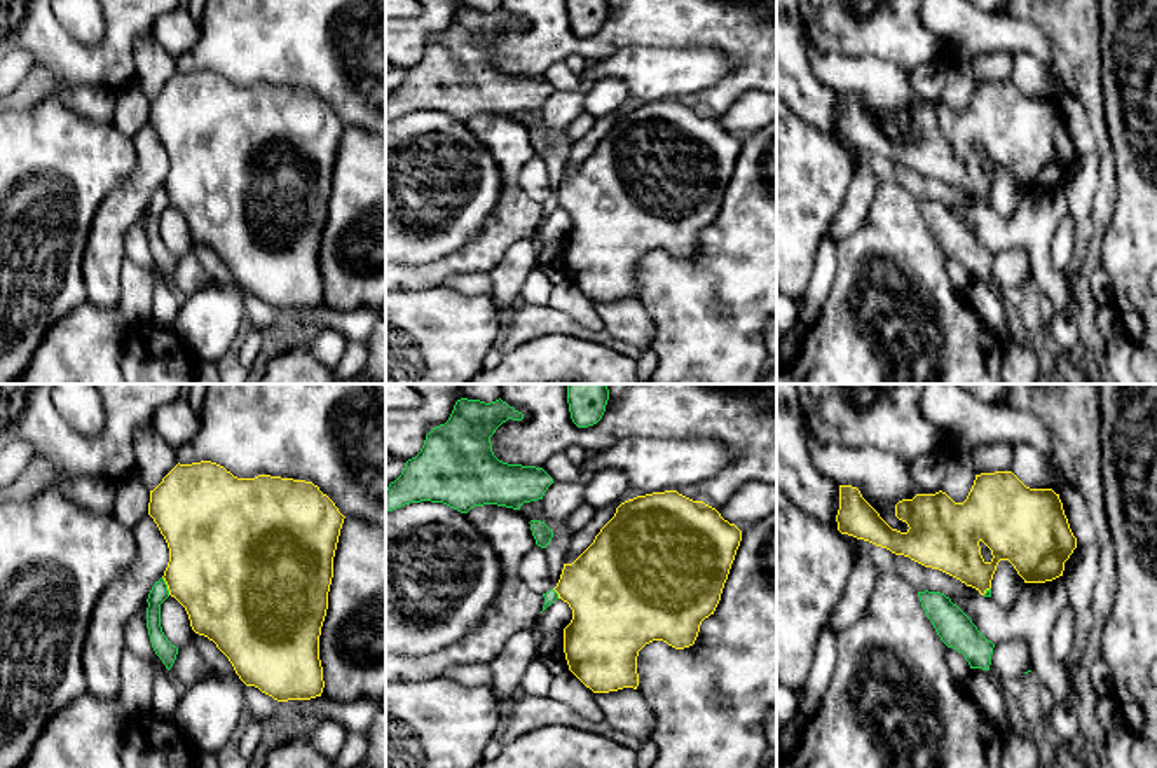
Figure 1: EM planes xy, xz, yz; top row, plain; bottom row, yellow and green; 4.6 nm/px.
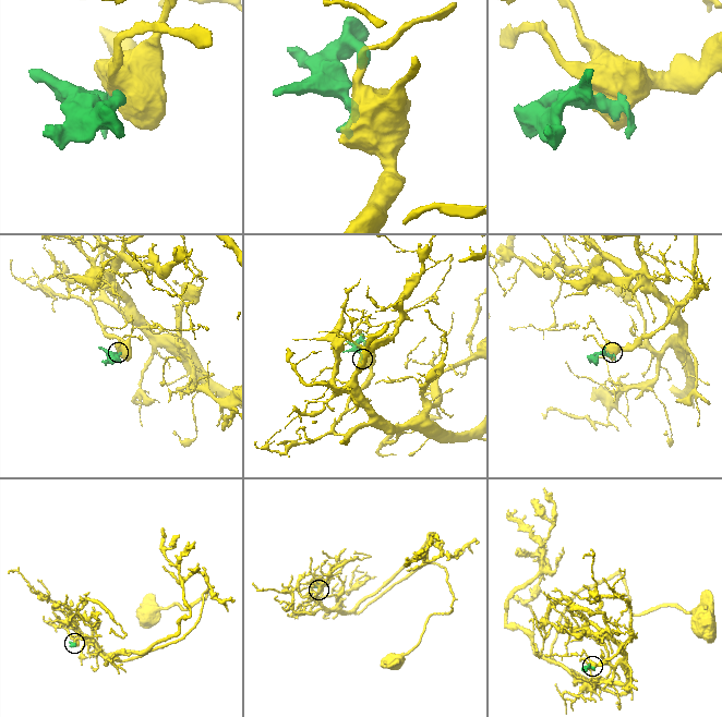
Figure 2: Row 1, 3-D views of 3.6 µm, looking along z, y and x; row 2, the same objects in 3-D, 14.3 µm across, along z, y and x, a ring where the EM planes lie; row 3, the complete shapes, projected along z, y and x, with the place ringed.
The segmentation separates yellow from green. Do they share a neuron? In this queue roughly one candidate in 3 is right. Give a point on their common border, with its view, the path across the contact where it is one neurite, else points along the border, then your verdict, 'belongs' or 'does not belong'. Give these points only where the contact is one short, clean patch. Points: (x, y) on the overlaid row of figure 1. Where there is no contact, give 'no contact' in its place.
contact xy (166, 583); border xy (163, 576), (170, 594); does not belong

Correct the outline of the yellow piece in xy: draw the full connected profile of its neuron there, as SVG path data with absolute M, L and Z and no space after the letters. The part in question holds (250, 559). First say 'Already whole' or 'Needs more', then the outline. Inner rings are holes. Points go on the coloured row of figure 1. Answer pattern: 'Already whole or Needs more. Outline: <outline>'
Already whole. Outline: M201 461L178 463L150 490L148 515L169 548L162 578L169 595L185 607L192 630L216 644L246 686L255 686L277 702L321 696L325 681L319 635L346 518L335 503L312 482L270 475L237 478L216 463Z

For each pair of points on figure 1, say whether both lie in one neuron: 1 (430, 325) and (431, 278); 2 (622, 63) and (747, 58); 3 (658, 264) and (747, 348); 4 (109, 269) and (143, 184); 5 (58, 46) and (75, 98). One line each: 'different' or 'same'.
1: different
2: different
3: same
4: same
5: different

